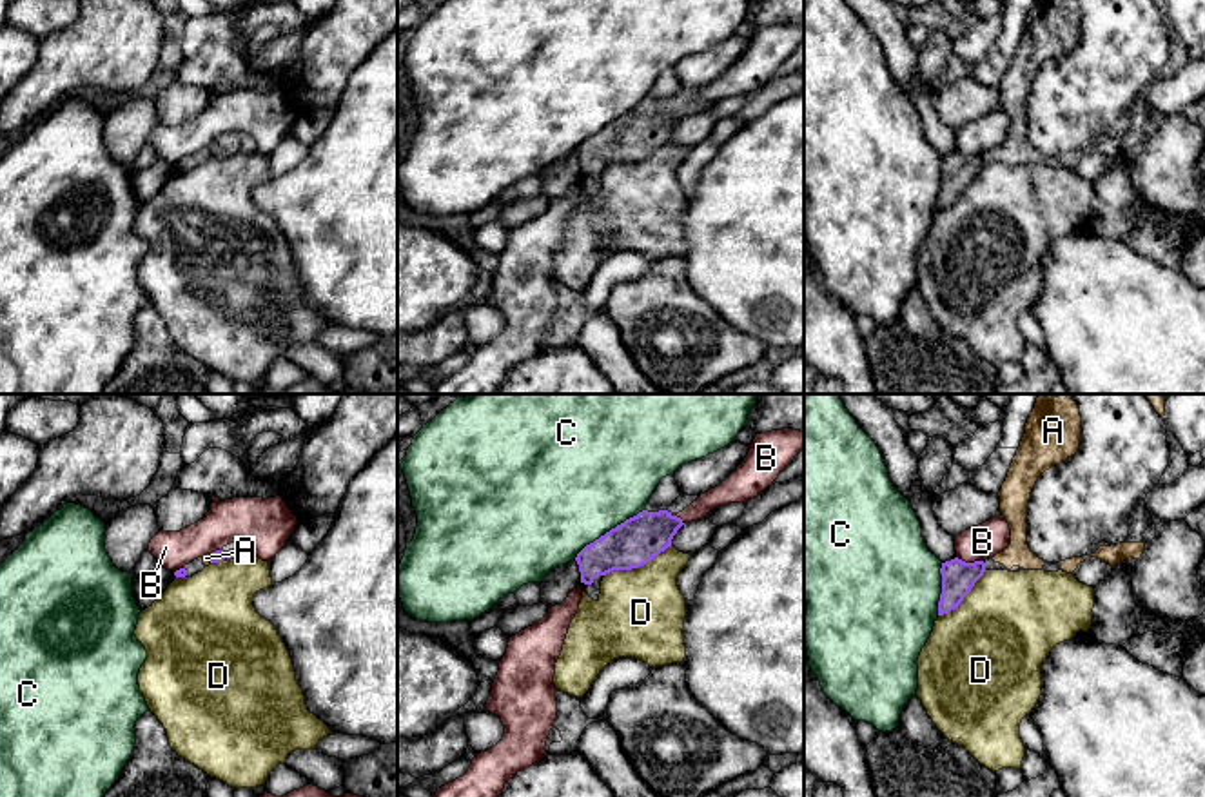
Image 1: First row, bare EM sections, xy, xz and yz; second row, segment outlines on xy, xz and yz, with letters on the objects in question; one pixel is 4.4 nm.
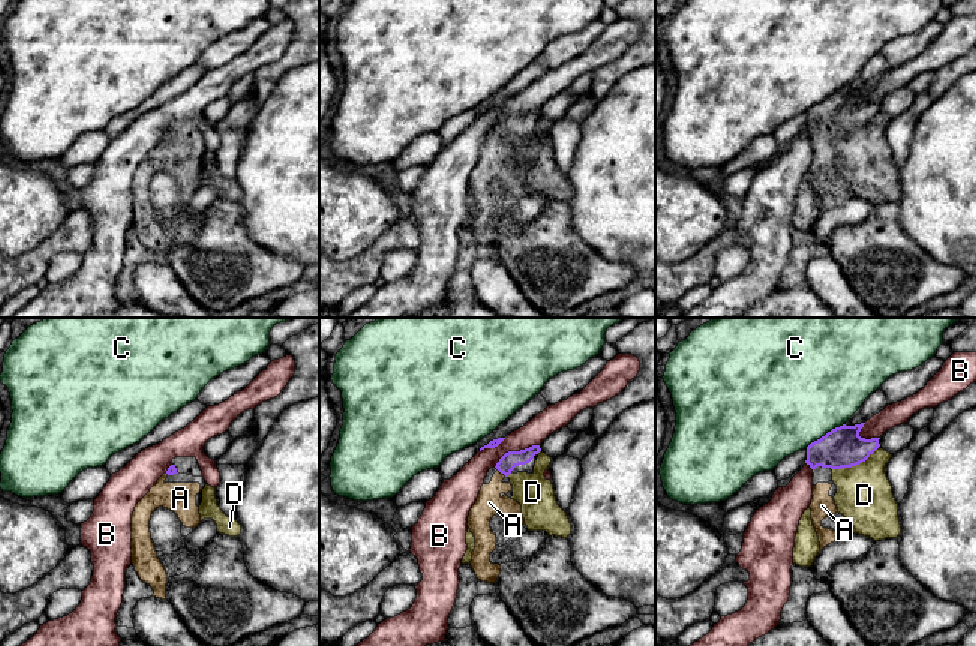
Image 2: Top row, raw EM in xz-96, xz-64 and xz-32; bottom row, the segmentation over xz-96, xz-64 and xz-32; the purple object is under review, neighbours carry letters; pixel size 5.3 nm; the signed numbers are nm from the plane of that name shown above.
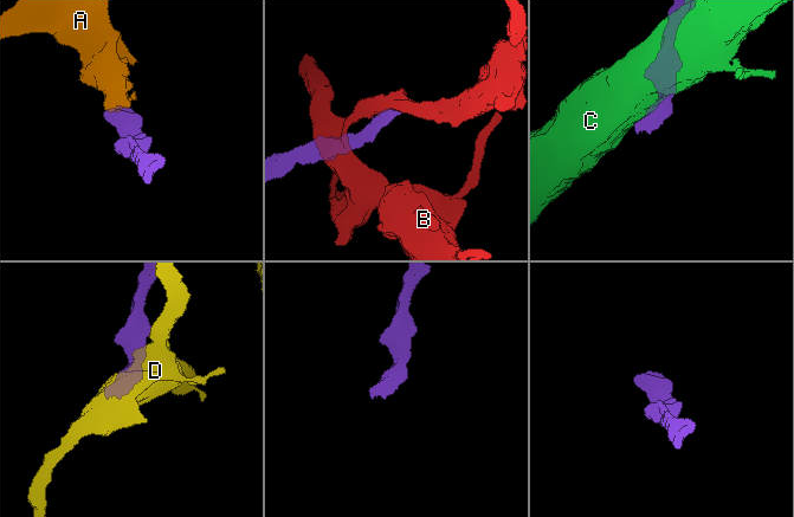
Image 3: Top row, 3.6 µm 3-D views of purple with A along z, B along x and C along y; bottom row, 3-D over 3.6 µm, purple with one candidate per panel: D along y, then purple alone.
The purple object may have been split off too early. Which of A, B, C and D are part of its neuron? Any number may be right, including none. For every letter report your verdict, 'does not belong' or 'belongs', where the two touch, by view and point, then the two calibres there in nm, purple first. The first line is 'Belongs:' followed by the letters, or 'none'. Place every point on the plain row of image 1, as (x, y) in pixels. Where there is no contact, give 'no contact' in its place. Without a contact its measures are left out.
Belongs: A
A: belongs | xy (211, 151) | 50/30 nm
B: does not belong | yz (969, 157) | 150/150 nm
C: does not belong | xz (610, 124) | 200/500 nm
D: does not belong | xz (637, 160) | 200/380 nm

